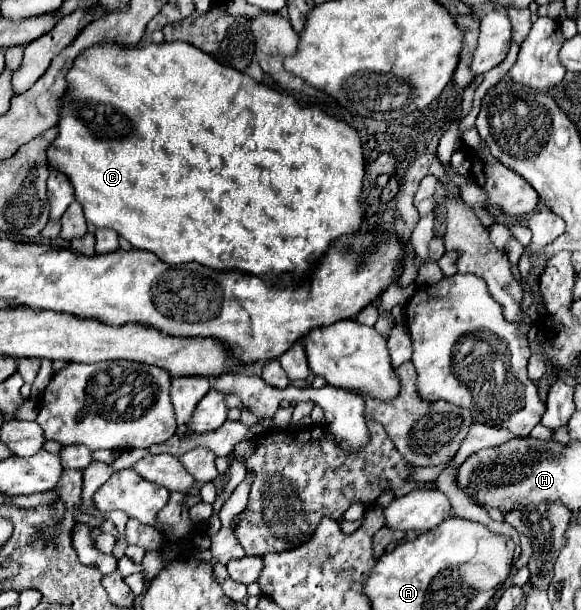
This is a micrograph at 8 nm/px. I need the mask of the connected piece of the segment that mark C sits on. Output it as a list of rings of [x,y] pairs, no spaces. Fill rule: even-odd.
[[[185,41],[145,43],[133,49],[121,49],[121,45],[93,45],[93,49],[87,49],[81,57],[77,57],[73,67],[69,69],[67,93],[63,93],[59,107],[59,133],[49,145],[47,161],[49,169],[61,171],[69,177],[75,189],[75,201],[81,203],[87,225],[113,229],[135,249],[153,251],[161,261],[169,265],[197,261],[217,271],[231,267],[253,273],[265,277],[269,283],[275,283],[277,275],[283,273],[293,273],[293,277],[297,279],[321,259],[321,255],[333,241],[337,241],[341,235],[357,233],[361,227],[365,207],[361,207],[359,199],[363,193],[365,165],[357,131],[351,129],[347,123],[327,115],[315,105],[297,101],[291,95],[257,83],[253,77],[241,71],[229,69],[213,61],[213,57],[201,53],[201,49],[193,49],[193,45],[185,45]]]

